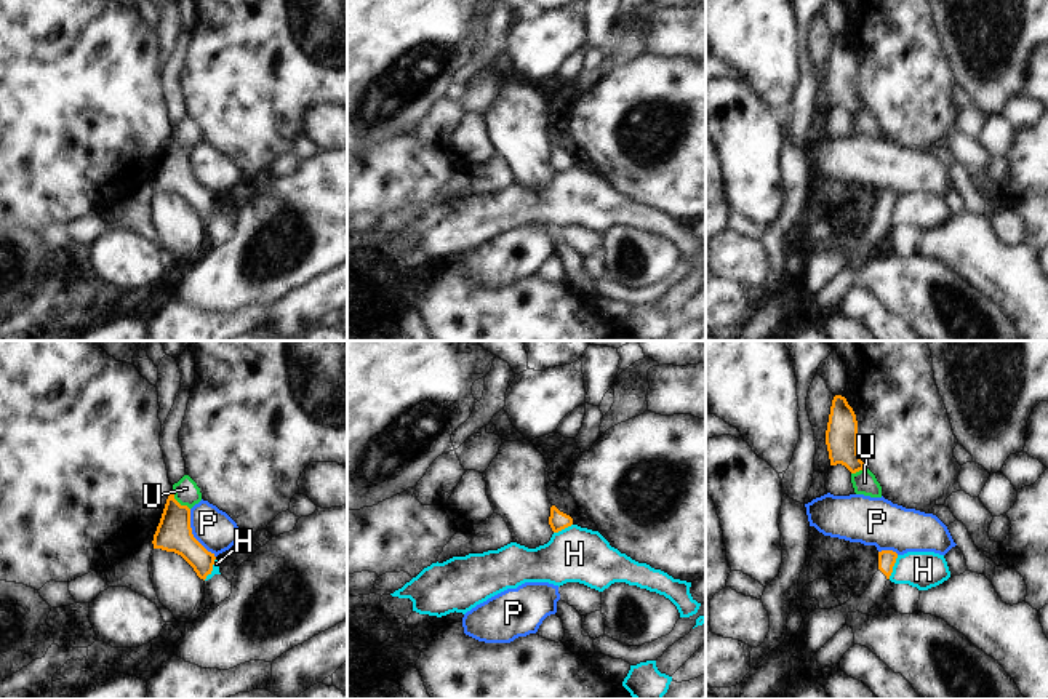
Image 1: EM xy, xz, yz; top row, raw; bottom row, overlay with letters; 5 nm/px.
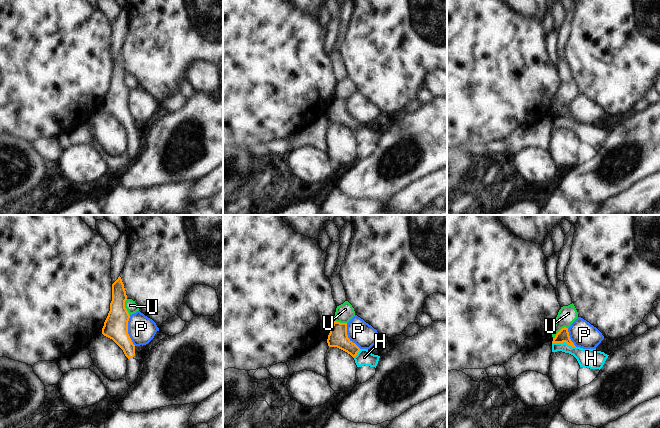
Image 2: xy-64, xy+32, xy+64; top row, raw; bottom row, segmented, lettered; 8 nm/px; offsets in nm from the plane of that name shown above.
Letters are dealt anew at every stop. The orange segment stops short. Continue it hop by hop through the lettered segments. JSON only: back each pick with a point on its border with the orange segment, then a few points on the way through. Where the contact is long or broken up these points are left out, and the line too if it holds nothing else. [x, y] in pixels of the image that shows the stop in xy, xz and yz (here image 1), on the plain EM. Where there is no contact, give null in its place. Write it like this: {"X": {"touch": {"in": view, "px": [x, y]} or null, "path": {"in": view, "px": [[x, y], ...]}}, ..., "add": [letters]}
{"add": []}

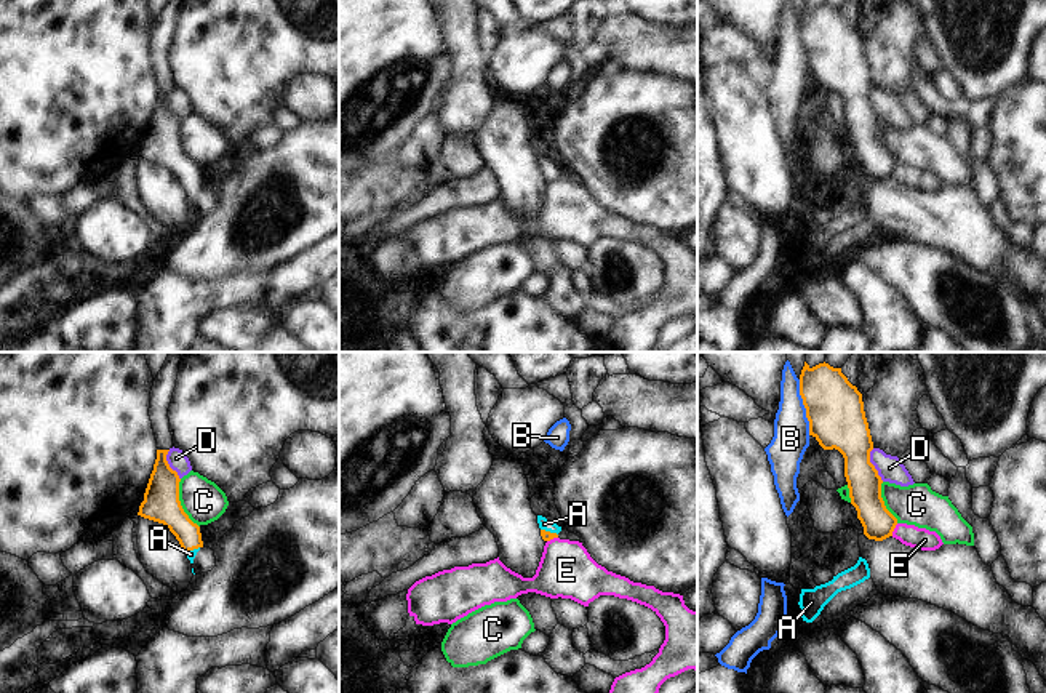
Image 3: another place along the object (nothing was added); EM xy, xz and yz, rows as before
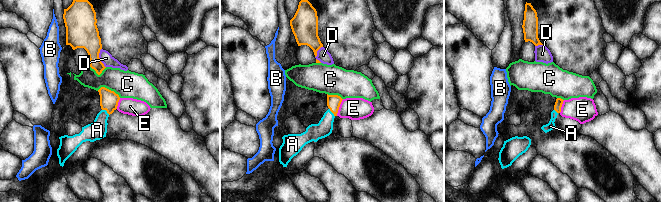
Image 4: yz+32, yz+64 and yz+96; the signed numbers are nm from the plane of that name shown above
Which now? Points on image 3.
{"A": {"touch": {"in": "xz", "px": [549, 173]}, "path": {"in": "xz", "px": [[546, 176], [549, 173], [544, 165]]}}, "add": ["A"]}

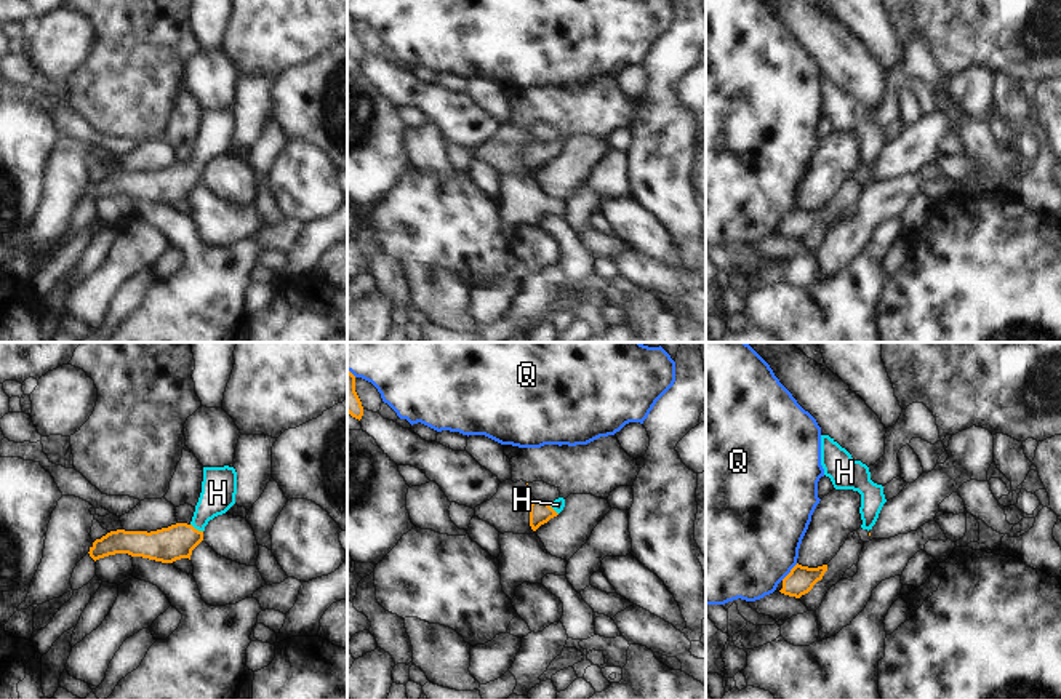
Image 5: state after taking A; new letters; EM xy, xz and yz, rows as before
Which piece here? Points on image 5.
{"H": {"touch": {"in": "xy", "px": [197, 171]}, "path": {"in": "xy", "px": [[168, 186], [197, 171], [200, 159], [218, 135]]}}, "add": ["H"]}

